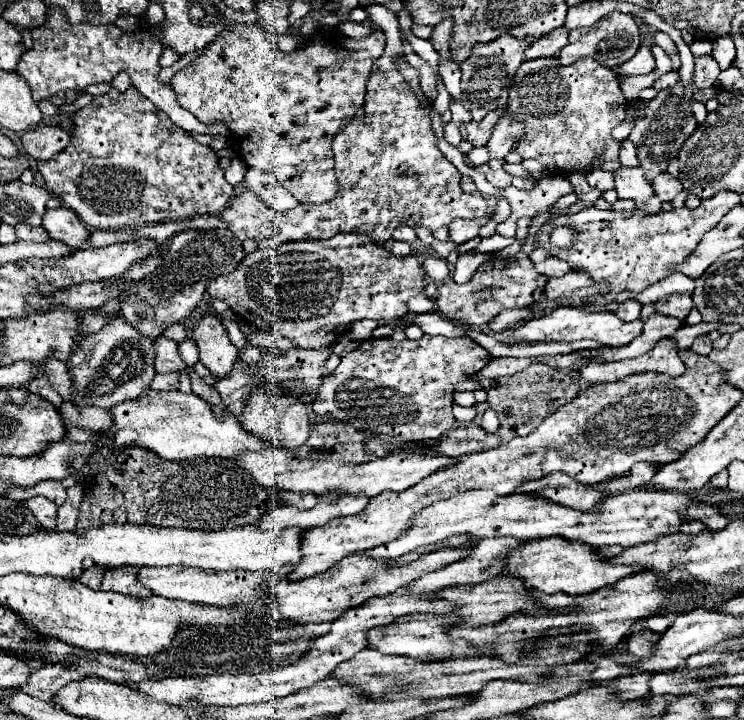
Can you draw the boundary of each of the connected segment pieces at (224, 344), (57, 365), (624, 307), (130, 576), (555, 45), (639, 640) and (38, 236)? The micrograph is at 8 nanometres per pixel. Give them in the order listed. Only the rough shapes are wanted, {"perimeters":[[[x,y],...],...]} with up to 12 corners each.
{"perimeters":[[[217,316],[193,330],[199,360],[217,378],[239,360]],[[49,358],[43,362],[53,388],[73,402],[69,364]],[[627,300],[615,312],[621,320],[637,320],[641,304]],[[137,566],[109,568],[101,590],[151,596],[137,578]],[[557,28],[525,50],[525,60],[555,56],[567,44],[567,28]],[[651,630],[631,634],[627,652],[645,658],[659,636]],[[15,224],[17,240],[45,242],[43,226]]]}

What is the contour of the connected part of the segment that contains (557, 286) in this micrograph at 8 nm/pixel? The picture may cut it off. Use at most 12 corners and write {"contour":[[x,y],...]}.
{"contour":[[569,272],[549,278],[543,292],[549,300],[589,286],[587,274]]}

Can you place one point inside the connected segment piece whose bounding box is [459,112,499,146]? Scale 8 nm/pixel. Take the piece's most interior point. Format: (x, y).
(477, 133)

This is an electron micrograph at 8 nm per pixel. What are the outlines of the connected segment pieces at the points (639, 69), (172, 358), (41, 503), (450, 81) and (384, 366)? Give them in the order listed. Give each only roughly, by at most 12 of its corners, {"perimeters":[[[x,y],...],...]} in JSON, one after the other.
{"perimeters":[[[641,46],[619,66],[619,76],[649,74],[655,66],[651,48]],[[155,338],[157,372],[181,372],[187,364],[177,342]],[[45,496],[23,502],[45,530],[57,528],[57,506]],[[439,60],[449,94],[461,102],[461,70],[453,60]],[[369,338],[313,410],[435,440],[453,388],[487,366],[469,338]]]}

